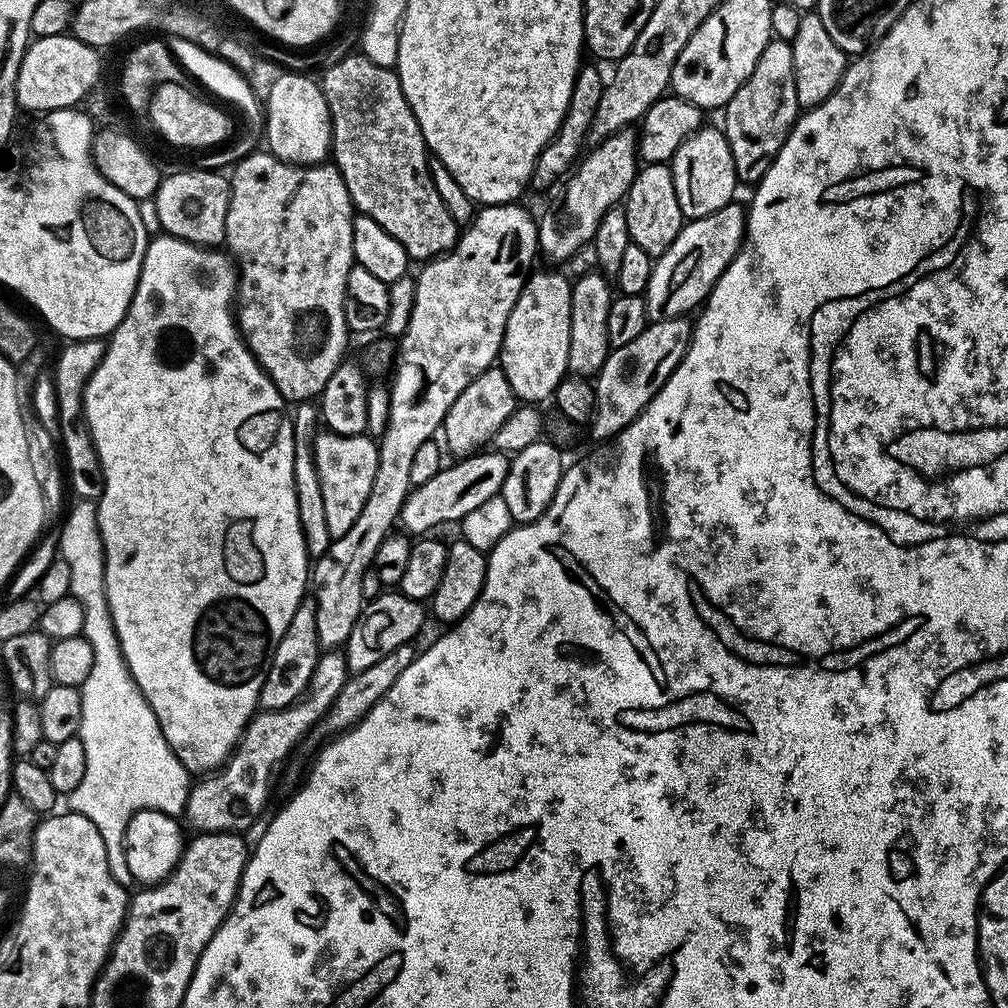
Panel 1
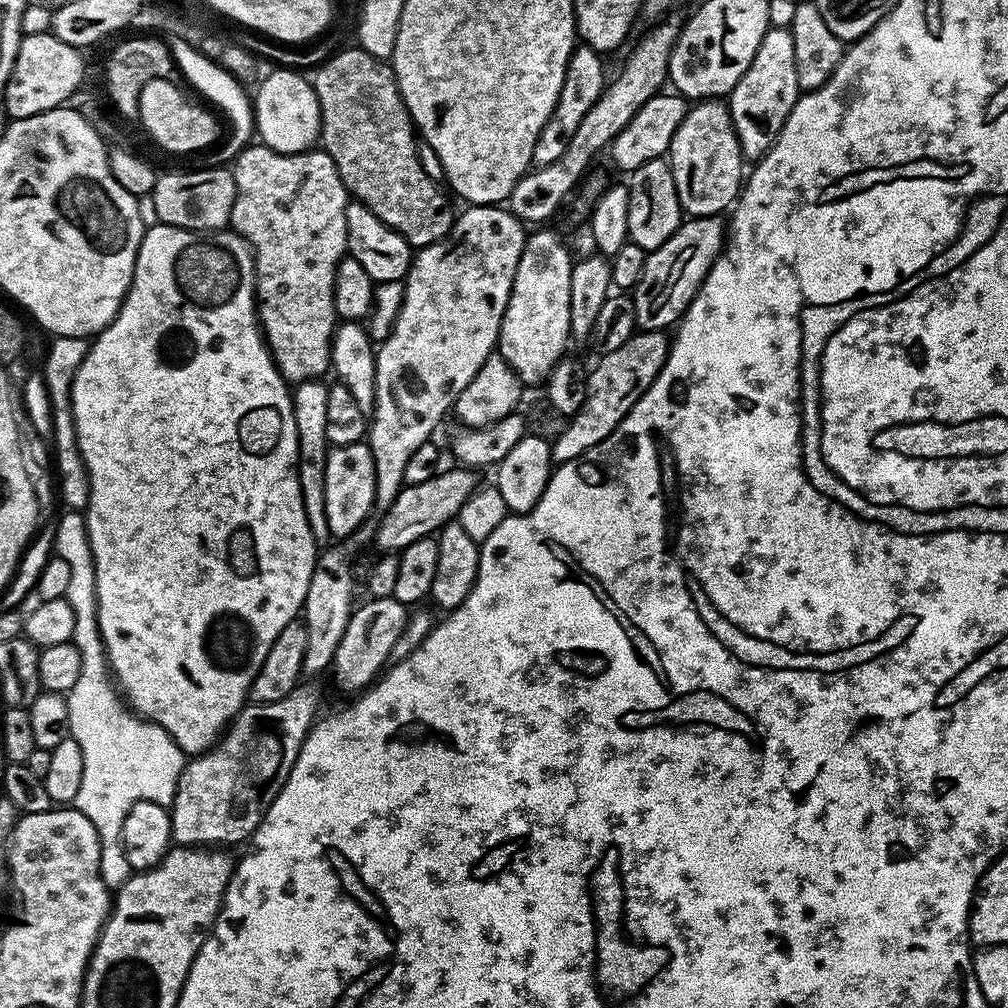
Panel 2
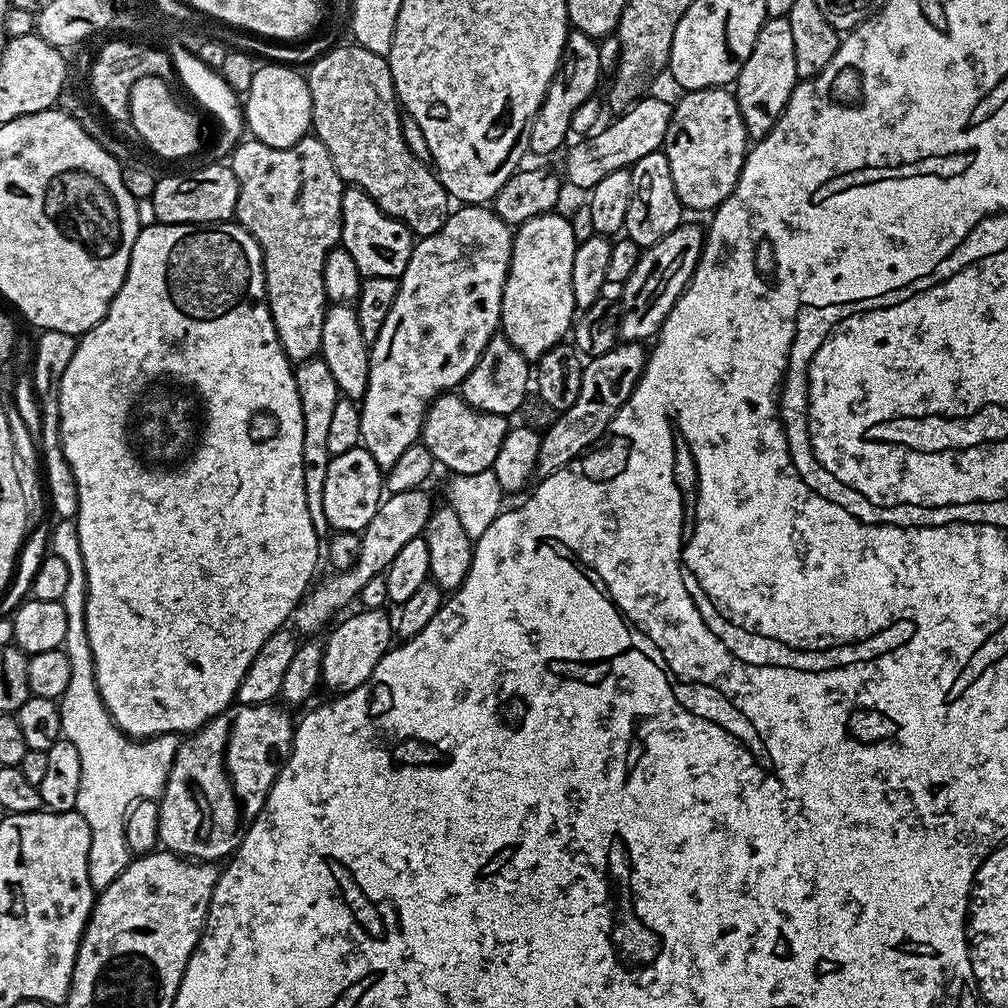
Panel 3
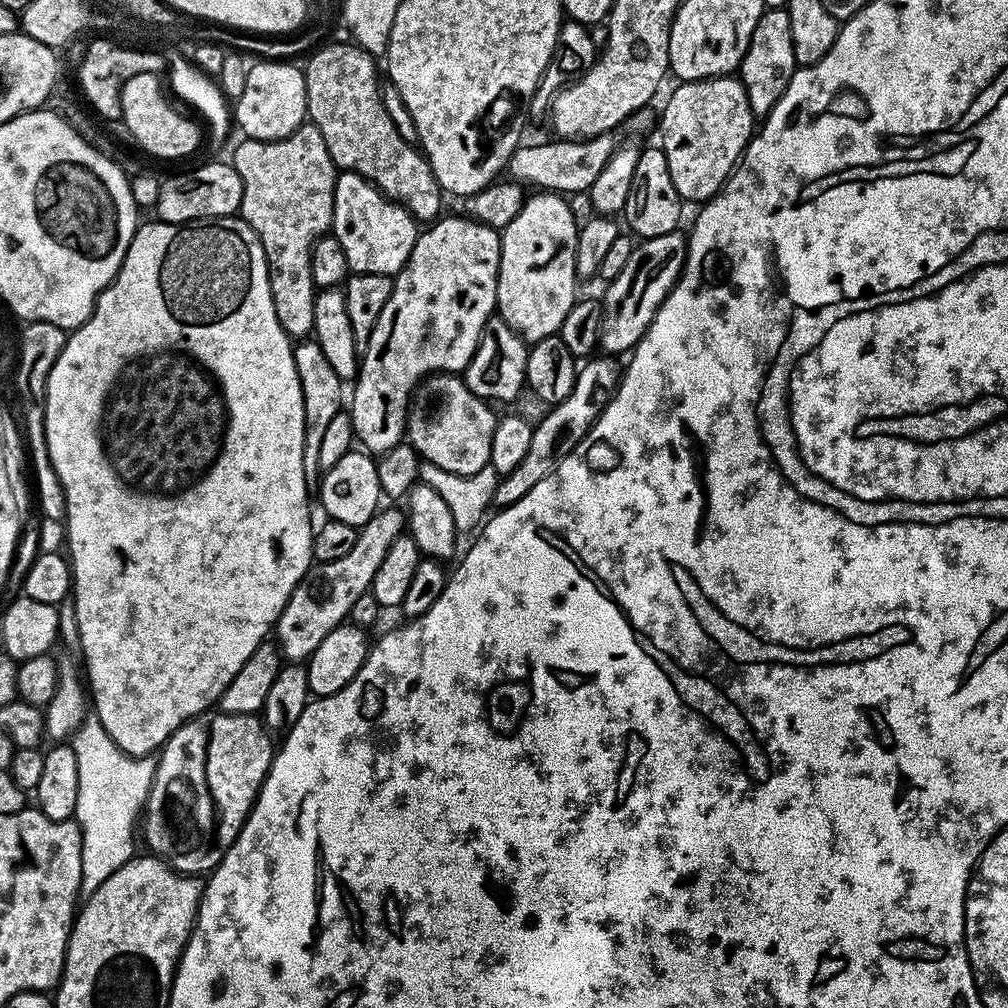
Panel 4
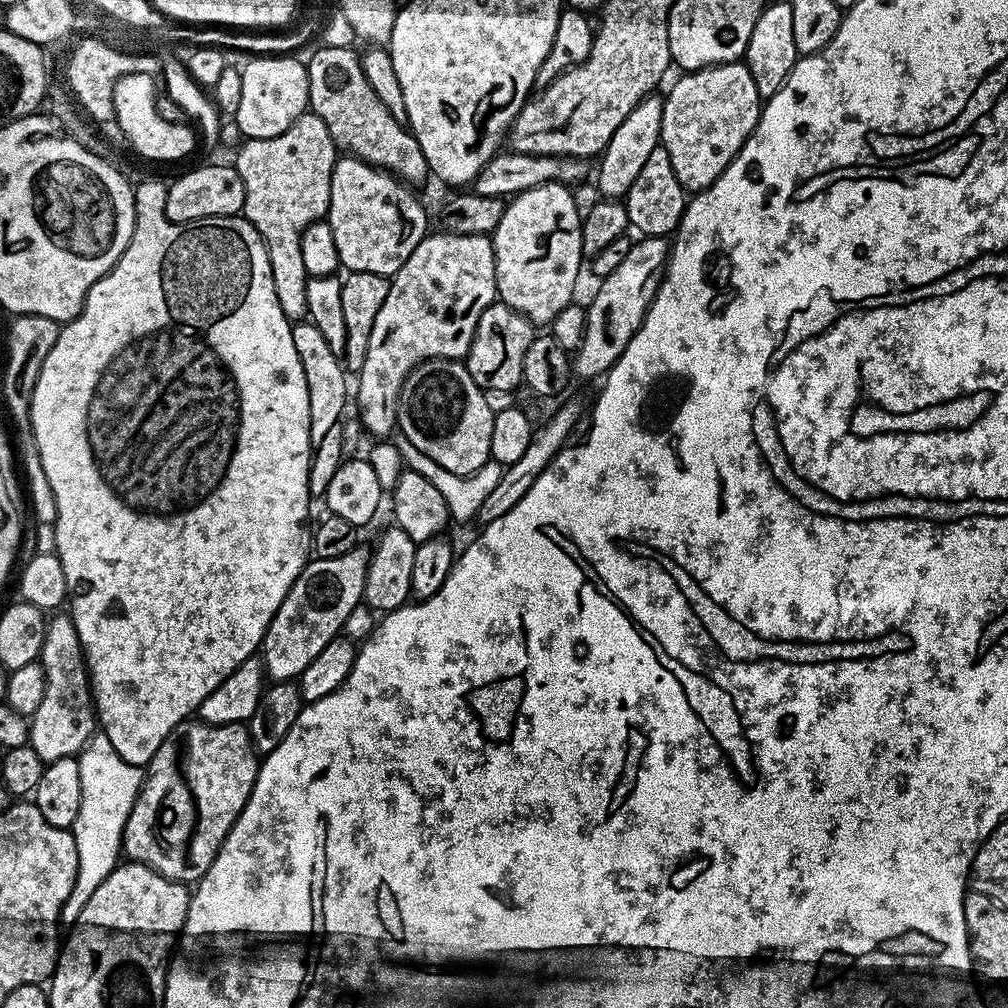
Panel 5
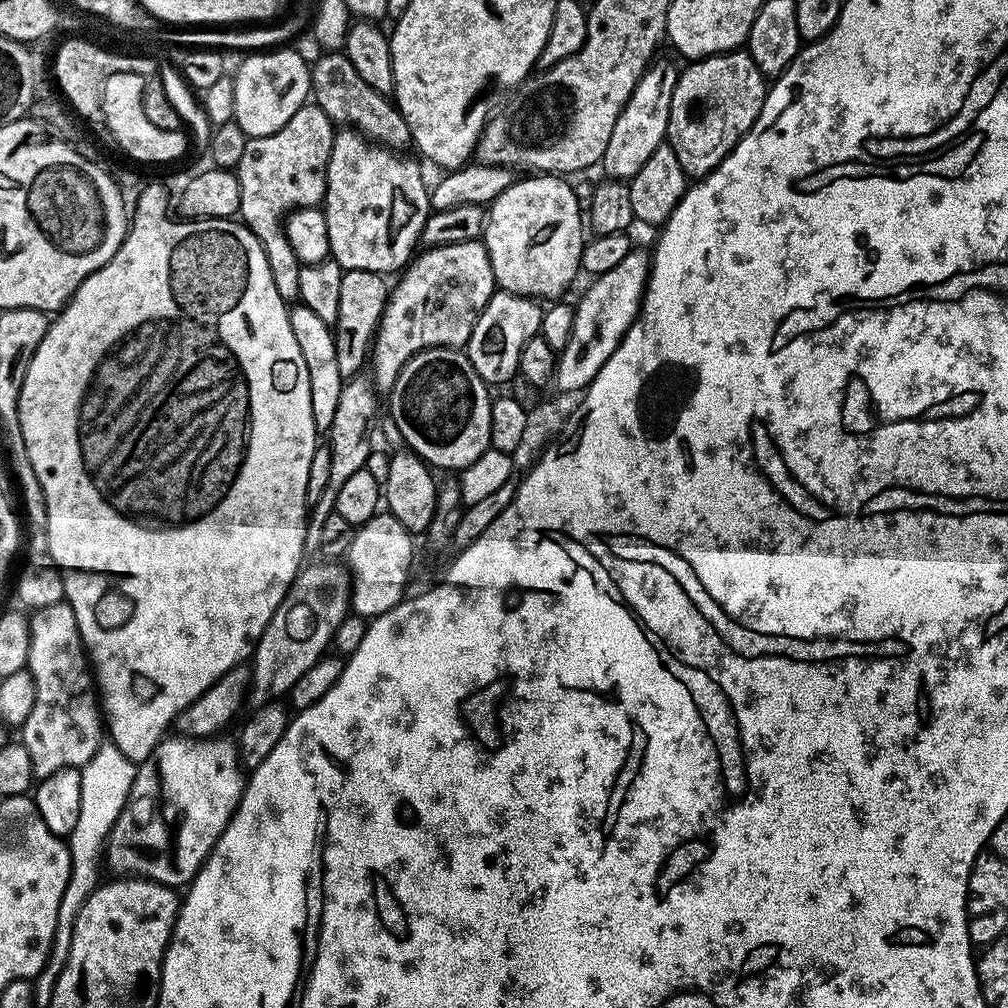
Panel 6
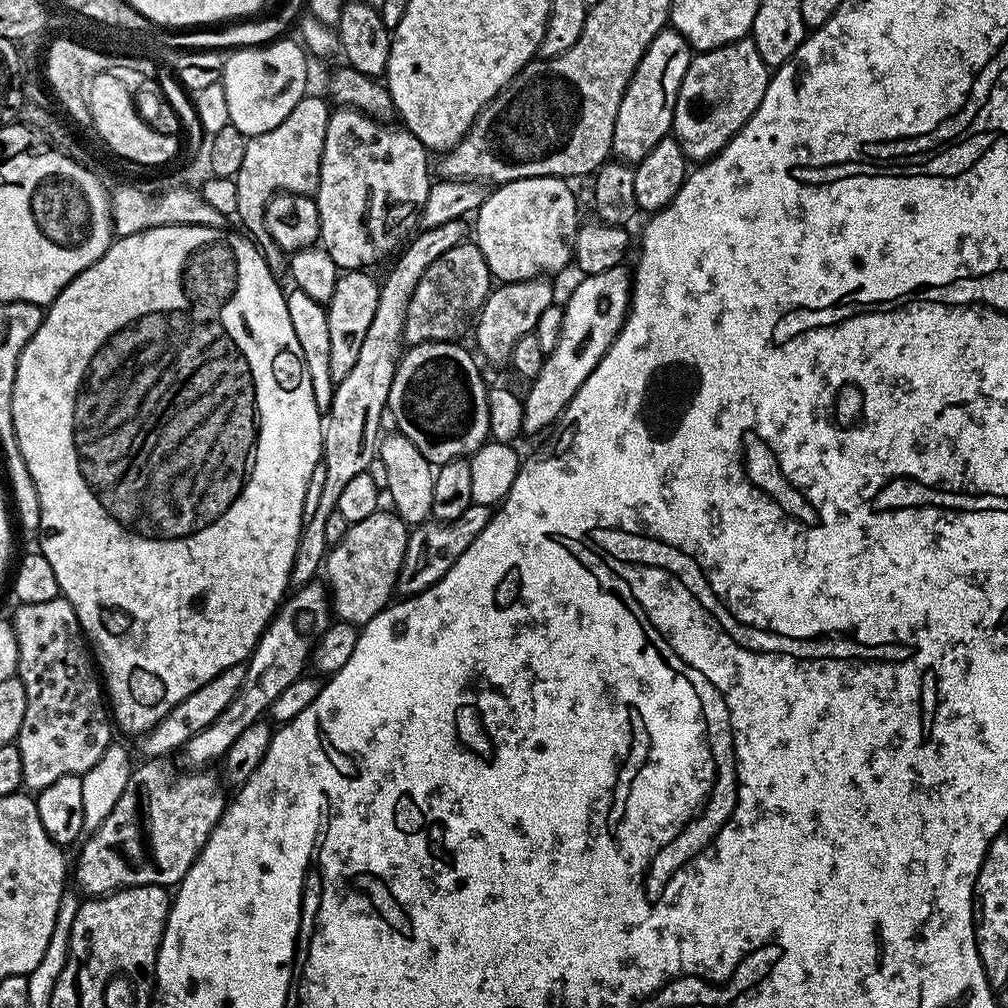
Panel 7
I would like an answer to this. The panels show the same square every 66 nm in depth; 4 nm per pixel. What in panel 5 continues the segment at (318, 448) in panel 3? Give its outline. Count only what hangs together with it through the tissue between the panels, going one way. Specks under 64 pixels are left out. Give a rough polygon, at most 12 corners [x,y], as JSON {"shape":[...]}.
{"shape":[[292,324],[322,442],[350,404],[349,373],[318,326]]}

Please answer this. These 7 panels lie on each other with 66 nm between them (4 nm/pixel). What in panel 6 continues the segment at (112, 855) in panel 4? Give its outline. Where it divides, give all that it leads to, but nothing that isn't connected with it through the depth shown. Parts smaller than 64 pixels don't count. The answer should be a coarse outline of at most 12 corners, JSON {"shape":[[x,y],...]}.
{"shape":[[104,742],[80,769],[82,810],[66,837],[72,869],[58,902],[50,990],[66,966],[74,922],[101,883],[102,849],[136,777]]}

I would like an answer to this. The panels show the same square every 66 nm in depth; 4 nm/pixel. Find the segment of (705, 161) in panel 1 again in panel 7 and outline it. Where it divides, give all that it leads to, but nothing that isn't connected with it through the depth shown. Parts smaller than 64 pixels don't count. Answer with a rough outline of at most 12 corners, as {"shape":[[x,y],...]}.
{"shape":[[751,38],[696,52],[671,135],[713,159],[758,110],[770,69]]}

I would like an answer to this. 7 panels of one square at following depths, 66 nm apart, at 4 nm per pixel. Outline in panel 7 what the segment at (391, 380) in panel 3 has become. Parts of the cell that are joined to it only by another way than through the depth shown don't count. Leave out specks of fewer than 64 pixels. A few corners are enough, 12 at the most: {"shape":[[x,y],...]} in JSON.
{"shape":[[475,243],[414,286],[405,345],[460,338],[494,287]]}

